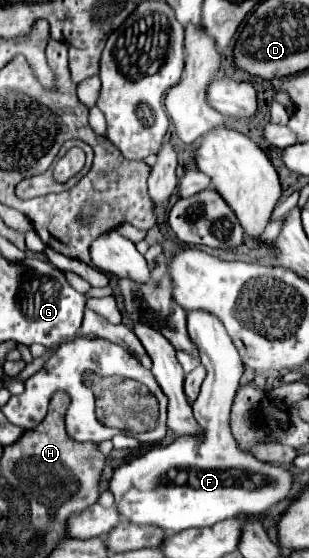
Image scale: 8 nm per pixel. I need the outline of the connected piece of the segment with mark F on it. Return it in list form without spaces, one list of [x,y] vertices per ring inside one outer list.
[[[189,310],[187,312],[187,330],[189,330],[189,338],[193,340],[193,344],[197,346],[197,350],[201,354],[201,364],[207,370],[199,398],[193,402],[193,414],[195,414],[195,420],[199,422],[199,426],[203,428],[203,434],[195,436],[195,438],[177,438],[169,446],[155,446],[147,454],[119,466],[109,480],[109,490],[115,496],[117,512],[123,518],[127,518],[131,524],[139,524],[139,526],[141,524],[143,526],[147,526],[147,524],[159,526],[165,532],[181,532],[187,528],[205,528],[205,526],[213,526],[215,522],[235,518],[237,514],[251,514],[251,516],[259,514],[259,512],[271,508],[273,504],[285,502],[289,498],[289,486],[293,482],[291,474],[285,468],[265,464],[265,462],[257,460],[251,452],[239,450],[239,446],[231,434],[229,412],[231,412],[233,396],[239,388],[239,378],[243,374],[243,362],[241,362],[241,356],[223,326],[223,322],[217,316],[207,314],[205,310]]]

